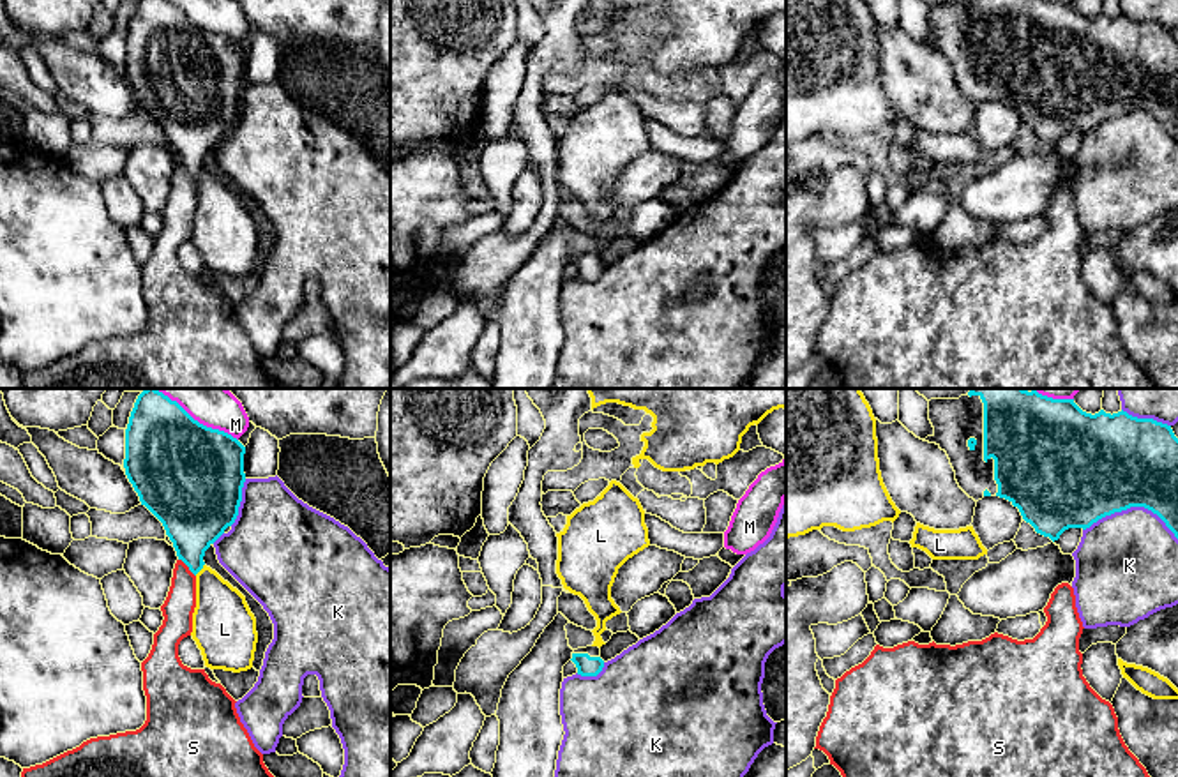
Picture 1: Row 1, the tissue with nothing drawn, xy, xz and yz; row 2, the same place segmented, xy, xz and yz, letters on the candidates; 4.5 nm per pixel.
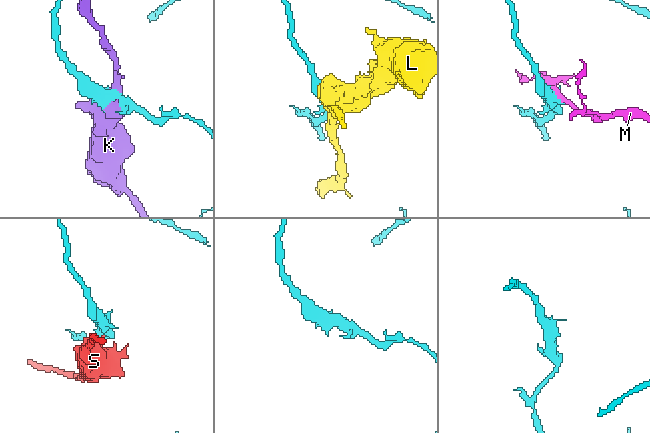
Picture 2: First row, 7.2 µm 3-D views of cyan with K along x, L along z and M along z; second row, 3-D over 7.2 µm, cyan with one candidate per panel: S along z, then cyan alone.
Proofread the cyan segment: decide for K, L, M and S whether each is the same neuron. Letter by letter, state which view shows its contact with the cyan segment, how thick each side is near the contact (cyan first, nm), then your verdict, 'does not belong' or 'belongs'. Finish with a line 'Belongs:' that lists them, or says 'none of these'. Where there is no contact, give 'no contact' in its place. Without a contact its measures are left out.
K: meets cyan in yz; 460 nm thick on the cyan side, 440 nm on the other; does not belong
L: meets cyan in xy; 300 nm thick on the cyan side, 260 nm on the other; does not belong
M: meets cyan in xy; 480 nm thick on the cyan side, 160 nm on the other; does not belong
S: meets cyan in xy; 320 nm thick on the cyan side, 140 nm on the other; does not belong
Belongs: none of these

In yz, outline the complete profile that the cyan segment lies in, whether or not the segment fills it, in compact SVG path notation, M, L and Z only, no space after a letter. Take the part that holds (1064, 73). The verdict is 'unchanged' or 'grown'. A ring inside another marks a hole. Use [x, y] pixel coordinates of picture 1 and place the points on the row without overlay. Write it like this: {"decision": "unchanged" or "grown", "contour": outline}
{"decision": "grown", "contour": "M961 0L931 4L929 25L934 39L924 46L947 57L959 92L975 106L1000 101L1019 113L1037 138L1053 147L1069 132L1090 132L1099 124L1130 111L1157 118L1178 143L1178 42L1171 30L1153 23L1137 23L1127 16L1091 19L1074 4L1047 0Z"}

